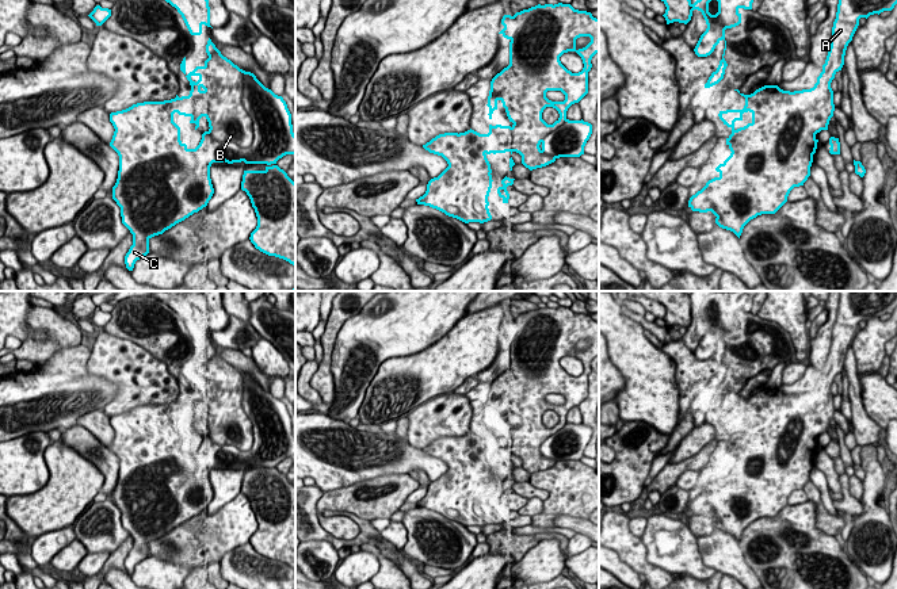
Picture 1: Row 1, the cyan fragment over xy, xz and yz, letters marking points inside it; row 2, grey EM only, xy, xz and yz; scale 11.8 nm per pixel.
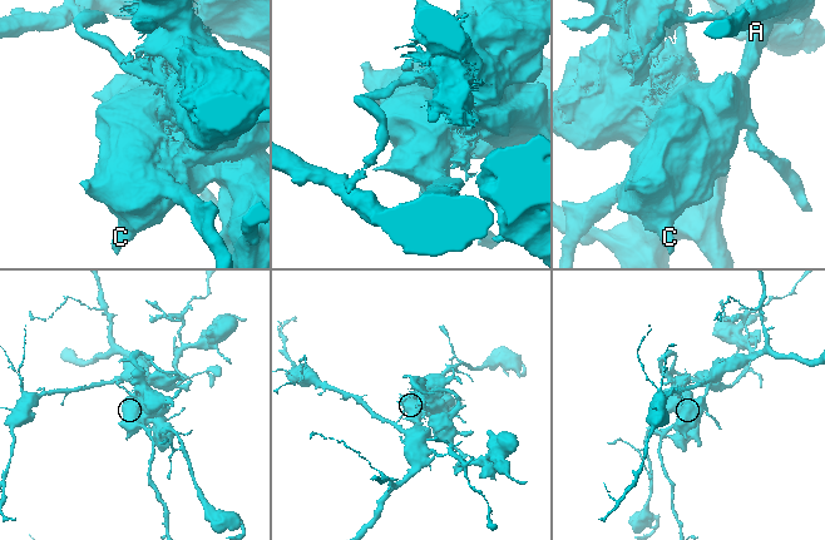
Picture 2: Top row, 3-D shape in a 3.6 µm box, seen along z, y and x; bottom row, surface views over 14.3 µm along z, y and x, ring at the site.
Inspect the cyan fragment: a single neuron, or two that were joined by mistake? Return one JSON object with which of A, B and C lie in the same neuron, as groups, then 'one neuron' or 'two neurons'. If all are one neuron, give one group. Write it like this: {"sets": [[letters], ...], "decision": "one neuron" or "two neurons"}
{"sets": [["A", "C"], ["B"]], "decision": "two neurons"}

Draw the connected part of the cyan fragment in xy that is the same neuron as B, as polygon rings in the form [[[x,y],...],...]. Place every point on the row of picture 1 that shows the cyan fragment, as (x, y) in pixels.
[[[209,38],[206,45],[209,58],[203,66],[196,66],[188,74],[186,73],[186,57],[180,64],[180,70],[190,81],[191,91],[188,96],[176,95],[176,111],[179,115],[190,116],[190,123],[199,127],[199,119],[205,116],[209,122],[209,133],[214,141],[234,142],[240,148],[249,148],[253,141],[253,123],[243,104],[243,74],[237,65],[224,57]]]

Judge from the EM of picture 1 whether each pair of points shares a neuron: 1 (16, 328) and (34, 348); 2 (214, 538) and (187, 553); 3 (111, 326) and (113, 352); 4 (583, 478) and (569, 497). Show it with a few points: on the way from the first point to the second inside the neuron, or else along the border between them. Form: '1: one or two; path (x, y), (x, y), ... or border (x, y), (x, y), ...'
1: two; border (27, 308), (26, 325), (39, 329), (45, 340)
2: one; path (207, 540), (194, 549)
3: two; border (102, 328), (141, 345)
4: one; path (579, 482), (571, 493)

